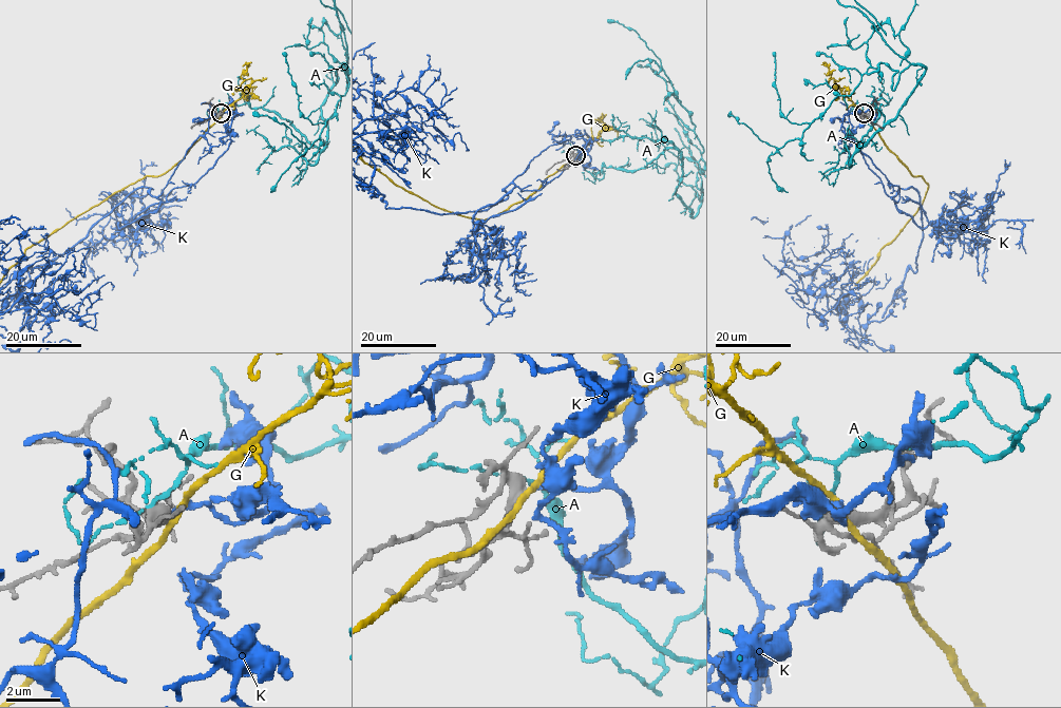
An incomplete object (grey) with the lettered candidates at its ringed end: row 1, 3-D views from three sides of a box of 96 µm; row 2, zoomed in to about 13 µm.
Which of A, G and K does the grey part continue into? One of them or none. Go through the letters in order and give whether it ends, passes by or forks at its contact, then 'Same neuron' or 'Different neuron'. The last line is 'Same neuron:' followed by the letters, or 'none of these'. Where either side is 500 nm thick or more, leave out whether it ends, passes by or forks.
A: It passes by. Different neuron
G: It passes by. Different neuron
K: It ends there. Same neuron
Same neuron: K

